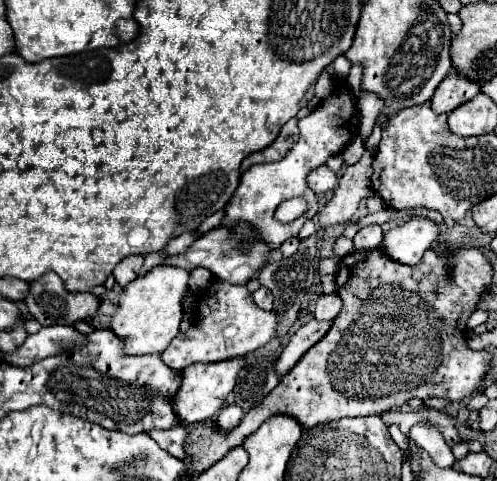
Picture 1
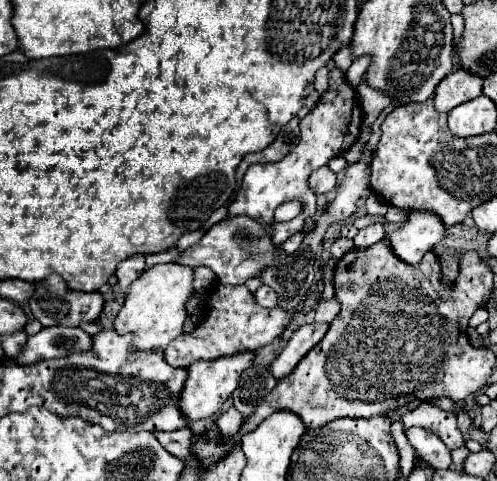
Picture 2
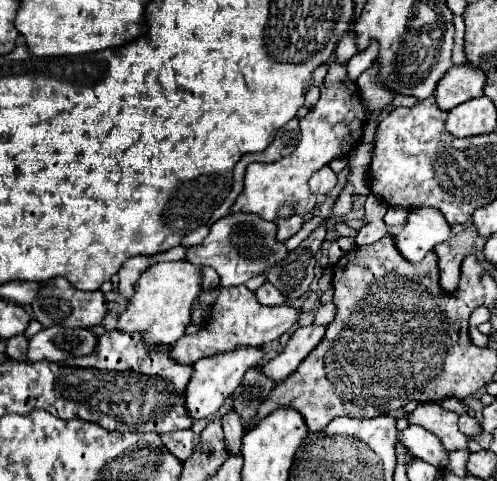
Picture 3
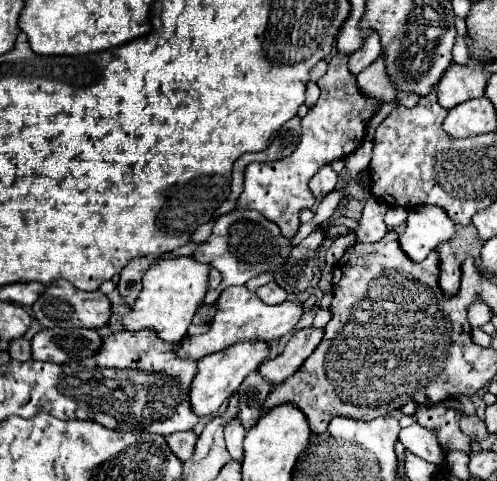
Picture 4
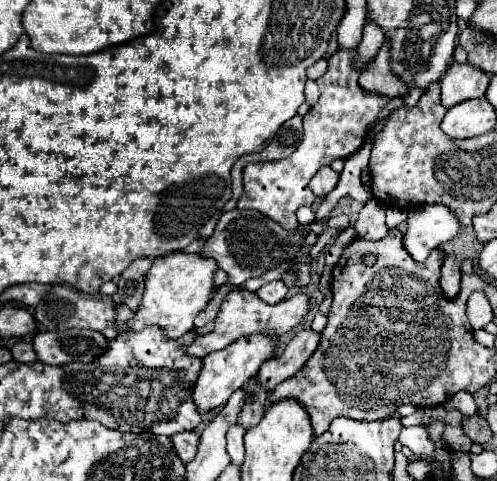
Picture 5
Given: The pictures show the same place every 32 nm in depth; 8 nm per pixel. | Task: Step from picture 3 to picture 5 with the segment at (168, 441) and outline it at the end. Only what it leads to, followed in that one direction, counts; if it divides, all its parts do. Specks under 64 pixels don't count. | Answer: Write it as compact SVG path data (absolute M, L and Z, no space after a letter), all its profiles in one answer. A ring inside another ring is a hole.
M180 432L172 436L172 444L184 462L192 462L196 458L200 436L196 432Z

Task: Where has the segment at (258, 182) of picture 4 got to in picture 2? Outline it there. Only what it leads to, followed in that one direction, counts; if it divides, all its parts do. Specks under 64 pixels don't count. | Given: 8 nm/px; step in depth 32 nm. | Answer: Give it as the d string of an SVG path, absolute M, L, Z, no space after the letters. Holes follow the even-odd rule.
M332 66L332 70L328 72L328 90L320 96L318 104L310 110L310 114L300 120L300 142L296 144L296 148L288 156L284 156L280 162L252 164L246 170L244 180L242 180L242 188L238 190L234 202L228 208L230 216L248 214L248 216L258 218L264 224L272 224L274 226L274 232L272 232L274 244L282 244L284 240L288 240L290 236L300 232L304 228L306 218L314 216L314 212L316 212L316 194L308 185L310 172L318 170L320 166L326 166L334 156L348 150L360 136L364 112L358 102L354 102L354 106L350 108L350 98L358 98L354 86L348 82L344 70ZM290 200L300 200L302 212L294 220L276 222L274 210L280 204L290 202Z

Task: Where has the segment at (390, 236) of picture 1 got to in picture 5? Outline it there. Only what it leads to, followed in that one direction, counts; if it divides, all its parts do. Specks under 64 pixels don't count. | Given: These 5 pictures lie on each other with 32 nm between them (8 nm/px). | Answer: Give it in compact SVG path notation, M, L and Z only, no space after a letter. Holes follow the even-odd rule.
M424 204L408 212L408 230L404 234L404 248L416 262L428 258L434 248L456 238L460 232L458 216L440 204Z

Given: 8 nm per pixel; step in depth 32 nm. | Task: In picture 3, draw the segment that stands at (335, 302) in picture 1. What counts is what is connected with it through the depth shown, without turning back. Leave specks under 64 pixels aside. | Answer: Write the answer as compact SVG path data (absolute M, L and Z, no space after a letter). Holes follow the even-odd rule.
M328 302L328 304L322 304L318 310L316 310L316 318L314 318L314 326L326 326L334 320L334 304Z

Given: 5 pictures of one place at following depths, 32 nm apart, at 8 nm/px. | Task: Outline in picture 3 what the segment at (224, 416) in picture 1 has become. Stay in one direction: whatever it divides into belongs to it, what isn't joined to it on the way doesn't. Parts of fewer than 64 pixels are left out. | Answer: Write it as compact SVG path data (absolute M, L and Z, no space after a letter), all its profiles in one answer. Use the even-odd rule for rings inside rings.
M230 412L222 420L224 424L224 436L226 436L226 448L230 454L240 454L242 452L242 438L244 438L244 426L240 422L240 416L236 412Z

